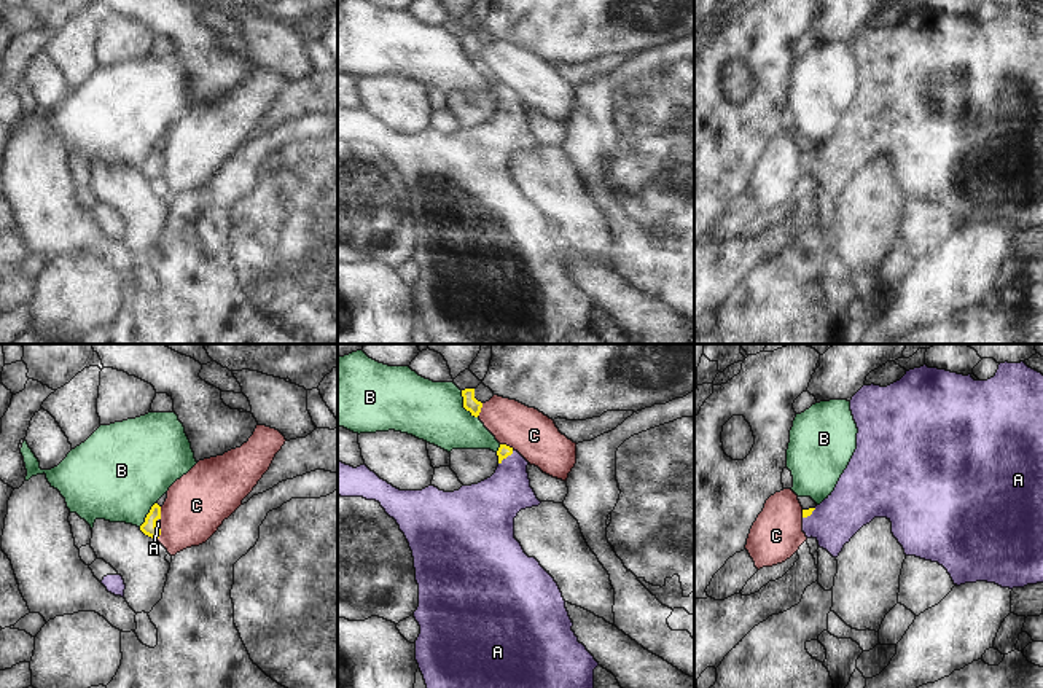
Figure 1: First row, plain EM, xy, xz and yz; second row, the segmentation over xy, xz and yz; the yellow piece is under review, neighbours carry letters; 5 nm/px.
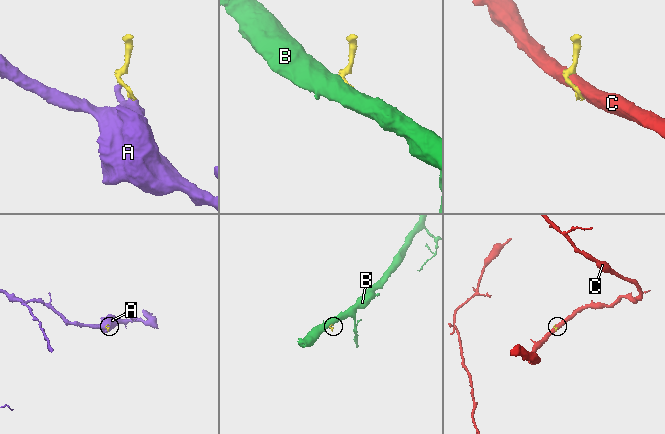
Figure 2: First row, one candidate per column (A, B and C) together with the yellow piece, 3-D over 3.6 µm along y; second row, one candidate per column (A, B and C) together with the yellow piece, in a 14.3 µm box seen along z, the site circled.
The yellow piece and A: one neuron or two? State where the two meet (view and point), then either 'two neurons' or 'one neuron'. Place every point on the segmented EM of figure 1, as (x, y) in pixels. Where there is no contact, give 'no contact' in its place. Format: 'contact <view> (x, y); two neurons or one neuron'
contact xz (507, 456); one neuron

